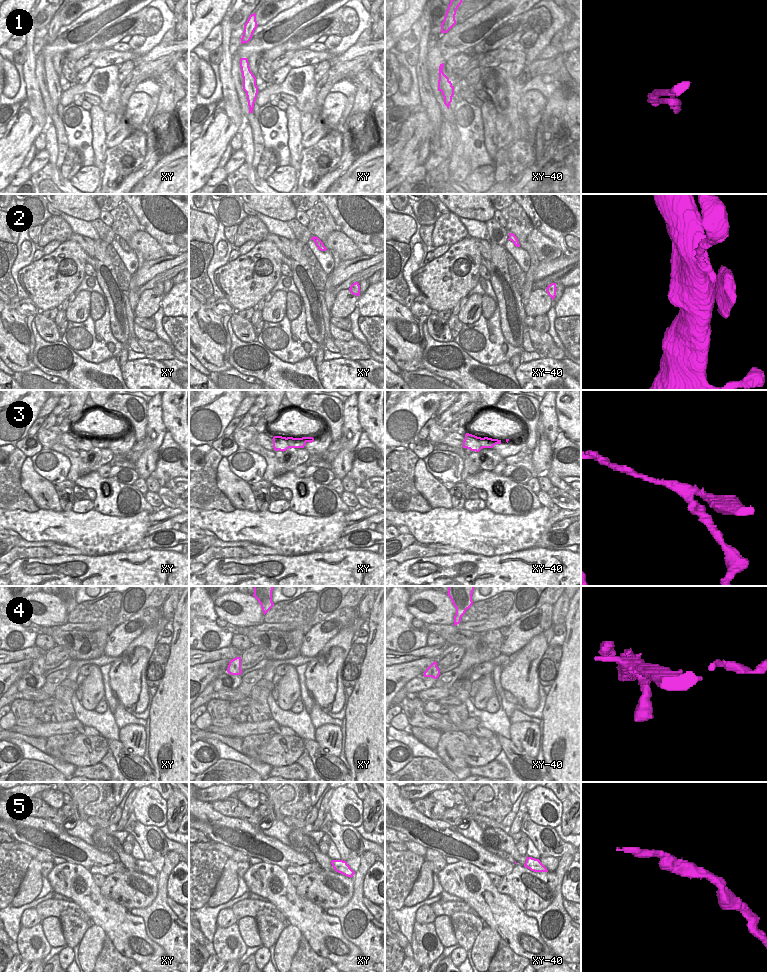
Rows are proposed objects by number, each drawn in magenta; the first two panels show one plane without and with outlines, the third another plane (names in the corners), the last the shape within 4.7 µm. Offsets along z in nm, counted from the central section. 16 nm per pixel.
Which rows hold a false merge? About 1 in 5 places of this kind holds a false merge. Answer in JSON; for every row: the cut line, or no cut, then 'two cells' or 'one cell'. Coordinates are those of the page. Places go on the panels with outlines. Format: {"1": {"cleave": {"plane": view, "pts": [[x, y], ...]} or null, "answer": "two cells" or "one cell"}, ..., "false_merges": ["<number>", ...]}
{"1": {"cleave": null, "answer": "one cell"}, "2": {"cleave": null, "answer": "one cell"}, "3": {"cleave": {"plane": "xy", "pts": [[286, 438], [287, 444], [290, 447]]}, "answer": "two cells"}, "4": {"cleave": null, "answer": "one cell"}, "5": {"cleave": null, "answer": "one cell"}, "false_merges": ["3"]}

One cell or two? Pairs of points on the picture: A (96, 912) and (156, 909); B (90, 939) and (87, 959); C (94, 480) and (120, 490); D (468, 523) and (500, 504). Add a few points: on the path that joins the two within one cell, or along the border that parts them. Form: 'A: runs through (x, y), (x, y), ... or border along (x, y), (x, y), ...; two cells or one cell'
A: border along (129, 910), (142, 918), (145, 928); two cells
B: runs through (90, 944), (87, 954); one cell
C: runs through (100, 481), (108, 481), (114, 487); one cell
D: border along (486, 507), (497, 513), (513, 515); two cells

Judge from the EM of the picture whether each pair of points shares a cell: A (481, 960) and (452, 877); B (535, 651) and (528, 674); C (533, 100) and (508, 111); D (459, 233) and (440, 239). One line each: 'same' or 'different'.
A: different
B: same
C: different
D: same

